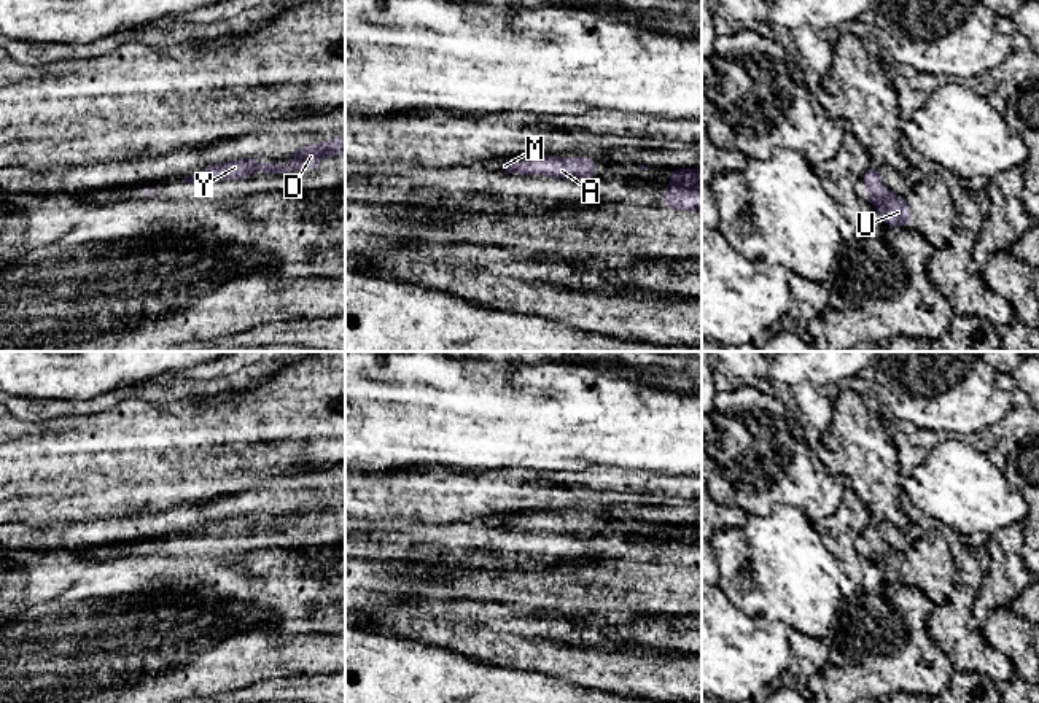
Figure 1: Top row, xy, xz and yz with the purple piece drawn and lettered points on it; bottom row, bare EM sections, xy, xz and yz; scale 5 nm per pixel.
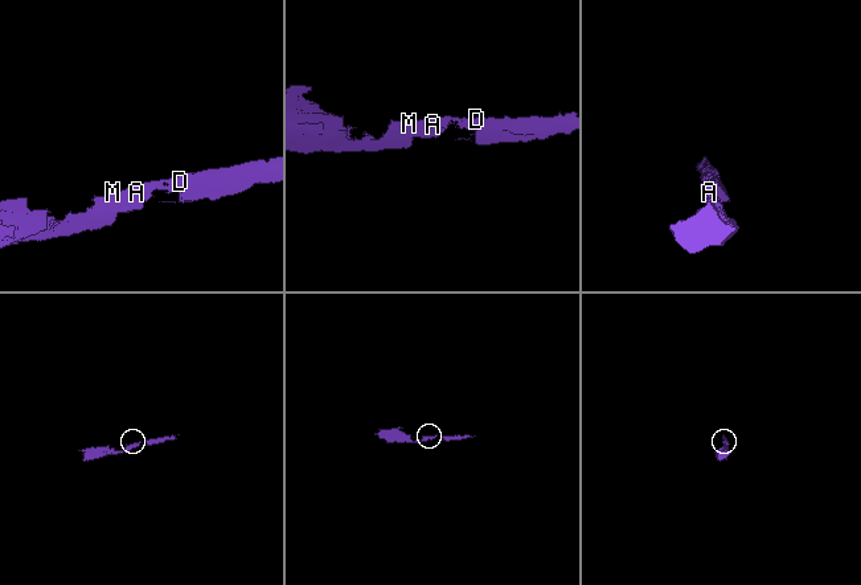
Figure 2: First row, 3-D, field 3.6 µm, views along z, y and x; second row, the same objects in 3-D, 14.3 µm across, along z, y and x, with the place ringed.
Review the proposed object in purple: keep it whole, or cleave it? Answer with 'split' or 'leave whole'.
leave whole

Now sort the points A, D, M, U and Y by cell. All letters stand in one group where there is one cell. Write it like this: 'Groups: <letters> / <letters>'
Groups: A D M U Y

